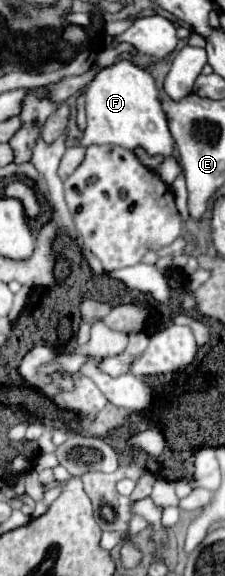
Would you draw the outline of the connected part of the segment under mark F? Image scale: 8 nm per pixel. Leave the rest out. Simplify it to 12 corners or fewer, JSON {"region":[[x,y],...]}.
{"region":[[120,59],[86,91],[82,146],[144,147],[182,167],[154,77]]}

